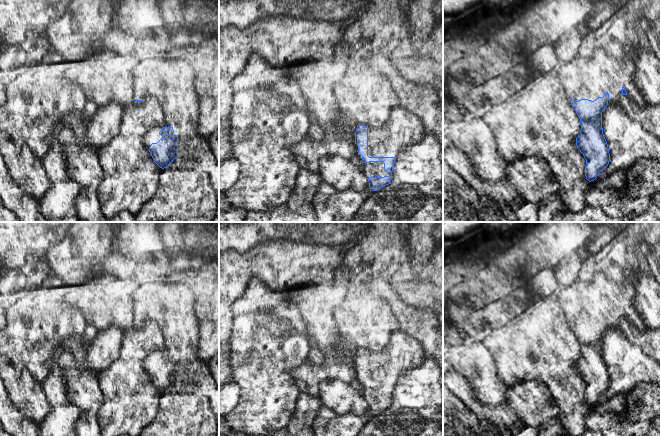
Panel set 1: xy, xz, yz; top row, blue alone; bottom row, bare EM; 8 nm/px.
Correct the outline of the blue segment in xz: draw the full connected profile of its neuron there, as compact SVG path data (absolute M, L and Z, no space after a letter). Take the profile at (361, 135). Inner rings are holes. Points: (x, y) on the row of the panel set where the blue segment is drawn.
M395 107L386 123L379 128L357 125L355 148L363 173L372 191L391 183L393 166L399 152L423 140L422 121L412 112Z

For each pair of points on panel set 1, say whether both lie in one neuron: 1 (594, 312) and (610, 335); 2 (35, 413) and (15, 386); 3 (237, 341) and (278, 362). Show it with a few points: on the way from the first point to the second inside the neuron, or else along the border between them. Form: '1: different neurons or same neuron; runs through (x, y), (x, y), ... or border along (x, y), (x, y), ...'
1: different neurons; border along (606, 329), (602, 336), (602, 353)
2: same neuron; runs through (35, 406), (22, 393)
3: same neuron; runs through (247, 349), (261, 362), (268, 362)

